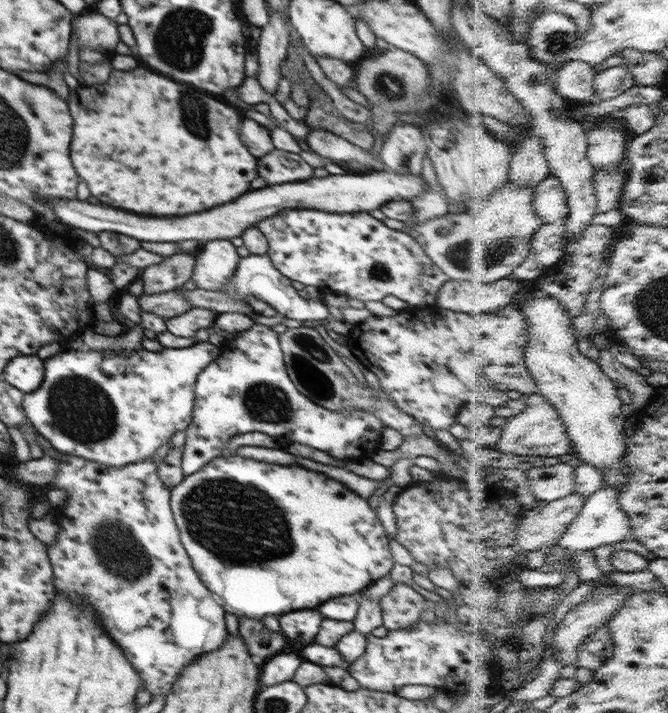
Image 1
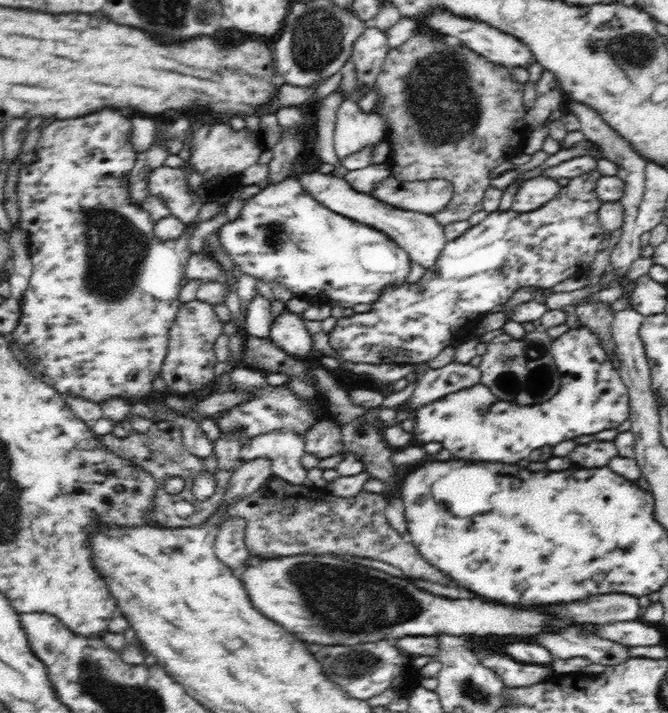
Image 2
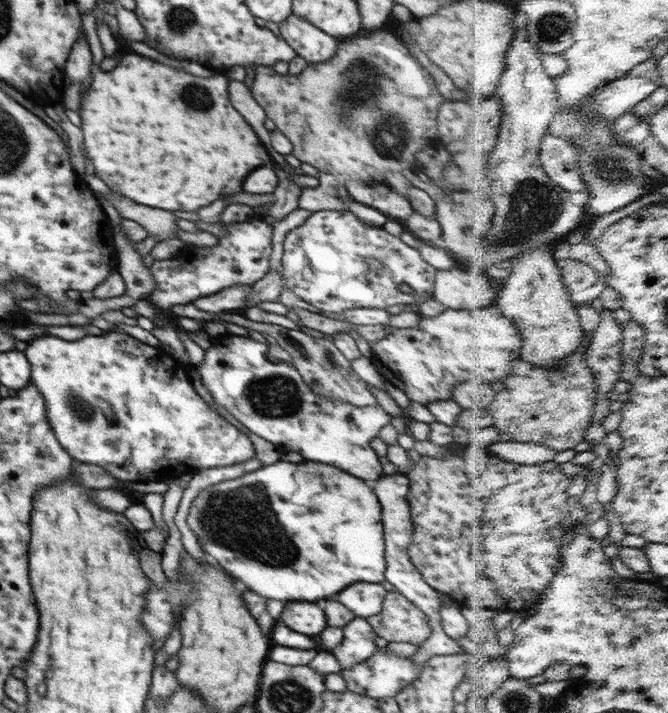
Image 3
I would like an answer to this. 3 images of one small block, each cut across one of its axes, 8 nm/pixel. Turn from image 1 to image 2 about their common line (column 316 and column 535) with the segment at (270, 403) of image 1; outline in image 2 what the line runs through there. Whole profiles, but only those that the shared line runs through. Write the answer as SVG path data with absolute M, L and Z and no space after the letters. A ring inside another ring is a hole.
M582 326L564 330L554 341L552 354L562 378L558 392L546 402L522 406L500 400L480 382L420 406L414 414L414 438L422 445L439 443L454 458L516 464L528 458L532 450L554 447L580 436L616 429L629 418L627 386L612 366L597 334Z

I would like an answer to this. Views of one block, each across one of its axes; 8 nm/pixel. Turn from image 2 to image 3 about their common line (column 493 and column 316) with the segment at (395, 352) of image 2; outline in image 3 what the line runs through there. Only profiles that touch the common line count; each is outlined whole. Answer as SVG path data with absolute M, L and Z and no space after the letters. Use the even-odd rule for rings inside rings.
M349 210L339 211L312 213L304 224L285 235L281 260L285 288L324 316L355 308L384 309L394 304L416 304L433 298L436 269L421 257L418 249L408 246L382 226L361 222ZM368 258L378 260L382 265L376 270L368 270ZM402 284L408 284L414 294L402 292Z

